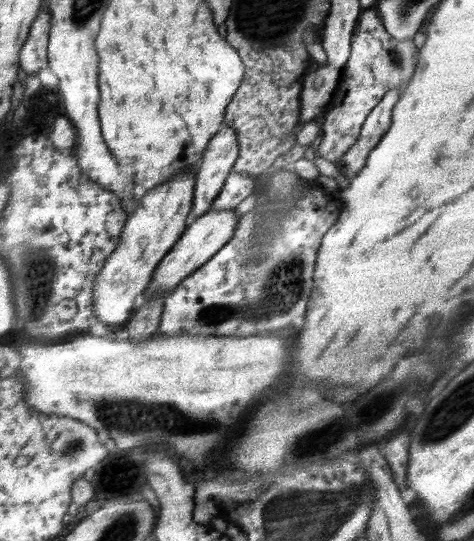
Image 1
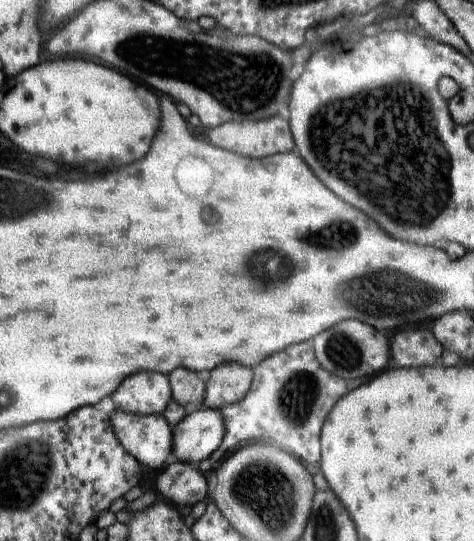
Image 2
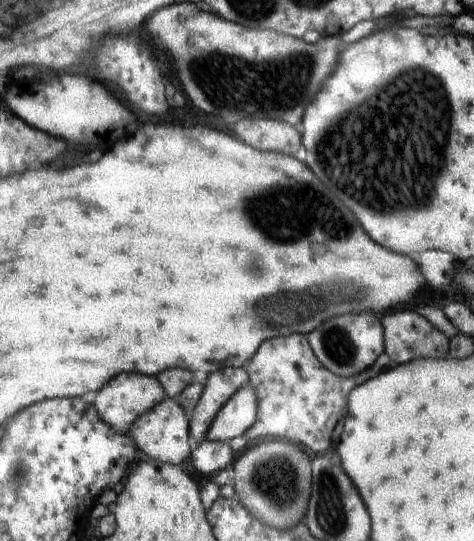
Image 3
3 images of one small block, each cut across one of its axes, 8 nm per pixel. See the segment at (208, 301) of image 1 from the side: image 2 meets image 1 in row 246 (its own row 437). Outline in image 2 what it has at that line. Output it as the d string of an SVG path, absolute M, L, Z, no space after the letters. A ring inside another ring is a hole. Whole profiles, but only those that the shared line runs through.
M312 340L296 343L292 348L288 347L288 350L269 356L263 362L264 364L260 363L254 368L254 382L246 398L239 403L227 403L218 409L226 429L223 442L210 456L210 471L218 468L230 452L242 446L242 442L260 442L260 432L262 442L270 442L292 452L300 460L316 468L321 460L318 436L328 412L339 398L366 382L366 378L352 380L328 374L318 364Z

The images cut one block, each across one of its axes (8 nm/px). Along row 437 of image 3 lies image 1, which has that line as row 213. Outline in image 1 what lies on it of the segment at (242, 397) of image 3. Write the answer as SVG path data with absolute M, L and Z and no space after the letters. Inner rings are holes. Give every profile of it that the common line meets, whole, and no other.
M236 207L210 210L190 221L186 232L179 238L178 244L160 261L155 270L154 280L148 290L141 295L141 300L148 301L150 297L156 296L156 293L164 293L164 296L169 295L178 288L180 281L187 280L188 276L212 260L215 254L235 236L235 230L238 226L239 219L238 214L236 214Z

